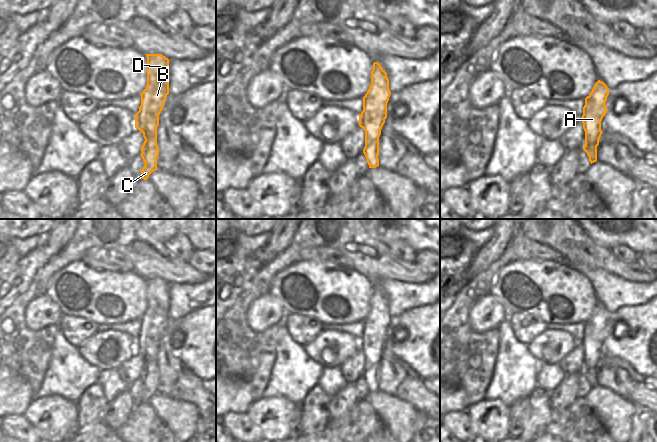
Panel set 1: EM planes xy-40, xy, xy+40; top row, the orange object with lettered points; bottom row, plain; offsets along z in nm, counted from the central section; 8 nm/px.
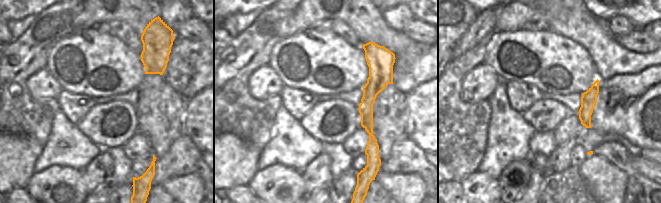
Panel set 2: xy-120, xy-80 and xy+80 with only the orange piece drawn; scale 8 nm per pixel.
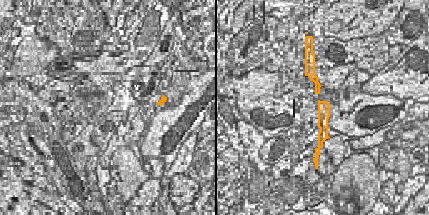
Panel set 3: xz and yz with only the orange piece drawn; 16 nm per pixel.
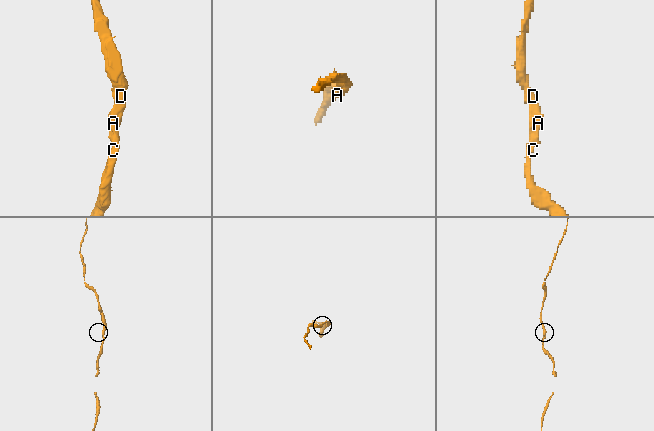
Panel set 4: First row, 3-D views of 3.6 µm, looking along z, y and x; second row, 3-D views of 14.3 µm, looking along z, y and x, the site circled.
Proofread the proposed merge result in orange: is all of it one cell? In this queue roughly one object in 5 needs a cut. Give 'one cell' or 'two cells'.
one cell

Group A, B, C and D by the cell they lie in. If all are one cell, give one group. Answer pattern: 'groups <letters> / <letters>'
groups A B C D

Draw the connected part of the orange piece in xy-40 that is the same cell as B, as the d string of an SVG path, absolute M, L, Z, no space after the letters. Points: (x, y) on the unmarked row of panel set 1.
M146 278L147 281L147 309L141 319L141 329L135 338L135 352L143 357L145 363L141 371L141 381L145 387L141 399L138 402L147 404L149 399L157 394L157 381L159 371L157 369L157 351L159 339L165 329L165 323L169 318L169 283L162 278Z

